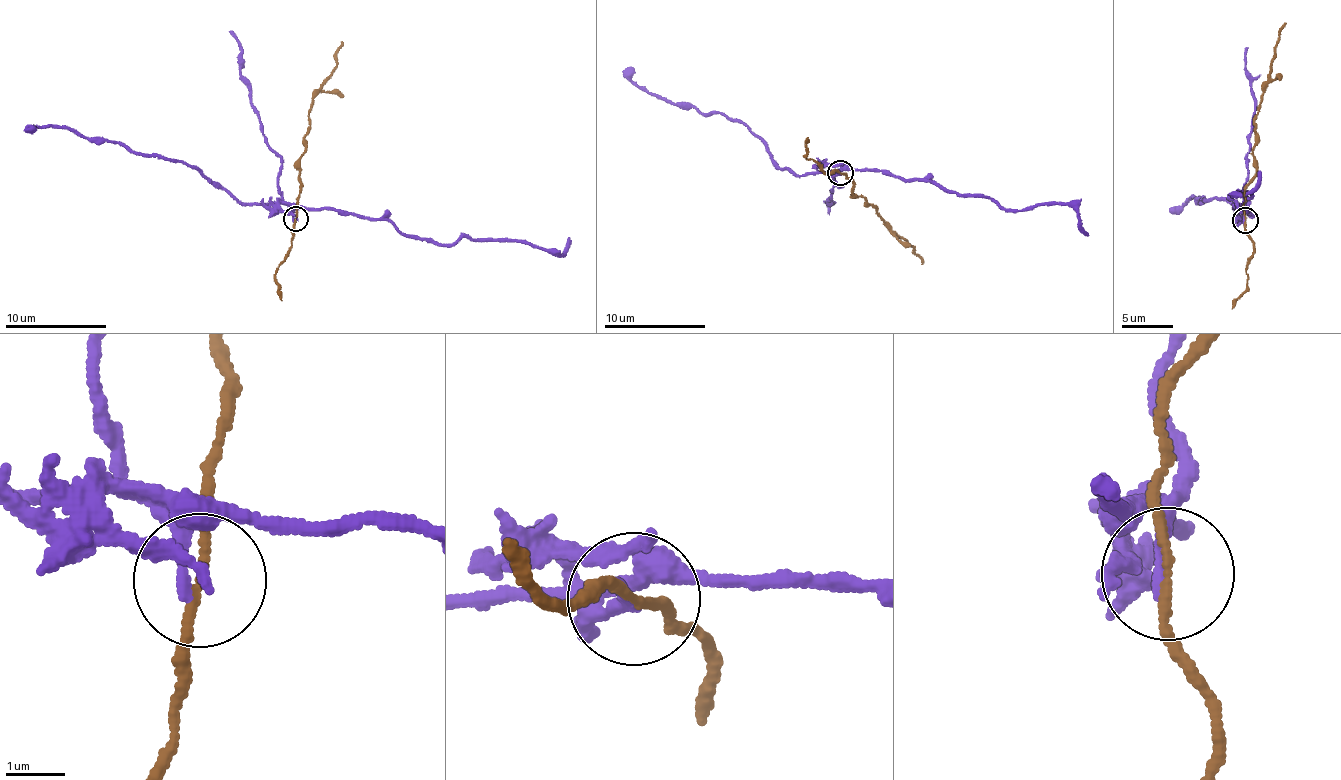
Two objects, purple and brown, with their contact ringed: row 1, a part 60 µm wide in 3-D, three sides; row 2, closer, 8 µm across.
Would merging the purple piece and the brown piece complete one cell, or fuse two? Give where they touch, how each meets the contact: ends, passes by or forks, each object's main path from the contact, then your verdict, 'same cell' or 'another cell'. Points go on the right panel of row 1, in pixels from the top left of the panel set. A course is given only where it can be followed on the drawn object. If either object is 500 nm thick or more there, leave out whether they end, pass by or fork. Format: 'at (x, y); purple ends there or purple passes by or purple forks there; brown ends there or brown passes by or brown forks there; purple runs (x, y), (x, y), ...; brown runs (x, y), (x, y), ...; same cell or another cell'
at (1245, 220); purple ends there; brown passes by; purple runs (1244, 221), (1232, 203), (1247, 211), (1242, 204), (1251, 193), (1237, 188), (1236, 192), (1251, 191), (1260, 170); brown runs (1246, 220), (1245, 188), (1255, 173), (1255, 114), (1275, 56), (1279, 31), (1286, 22); another cell

